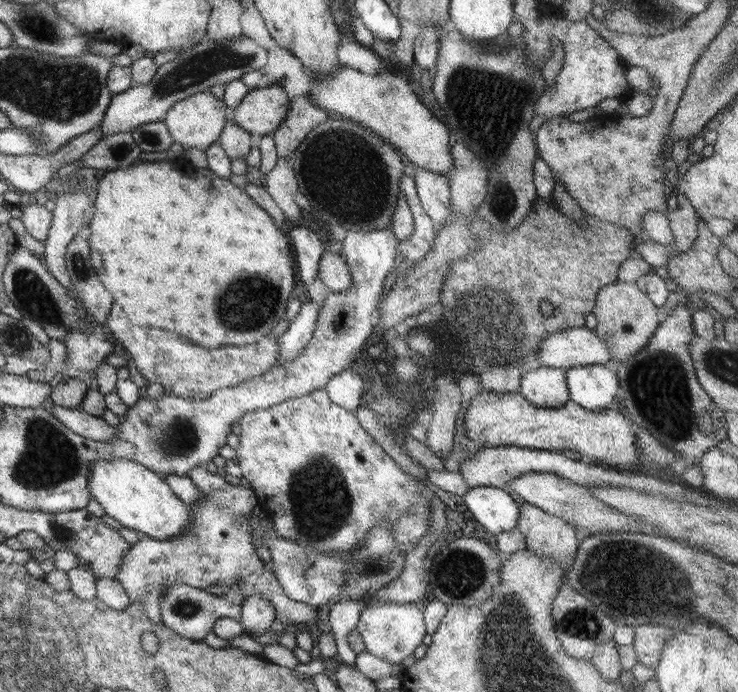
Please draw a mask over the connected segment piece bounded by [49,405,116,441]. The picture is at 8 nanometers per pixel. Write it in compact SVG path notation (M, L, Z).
M53 405L49 412L60 420L66 428L84 438L95 441L110 441L116 435L116 428L107 424L102 418L96 418L81 408L69 409L60 405Z

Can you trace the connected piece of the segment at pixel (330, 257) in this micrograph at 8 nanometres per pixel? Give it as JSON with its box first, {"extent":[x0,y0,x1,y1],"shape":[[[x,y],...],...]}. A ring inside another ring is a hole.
{"extent":[318,251,352,294],"shape":[[[325,251],[319,263],[318,278],[330,289],[331,294],[347,292],[352,287],[347,263],[339,255]]]}

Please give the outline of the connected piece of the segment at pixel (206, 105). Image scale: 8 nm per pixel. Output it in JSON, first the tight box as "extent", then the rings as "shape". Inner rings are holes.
{"extent":[163,91,228,151],"shape":[[[206,91],[176,102],[166,113],[163,122],[168,126],[174,143],[178,142],[185,148],[199,148],[205,151],[212,143],[217,143],[228,117],[228,106],[223,98],[218,98],[210,91]]]}

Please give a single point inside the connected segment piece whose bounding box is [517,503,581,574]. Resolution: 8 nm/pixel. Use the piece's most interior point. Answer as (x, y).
(546, 535)

